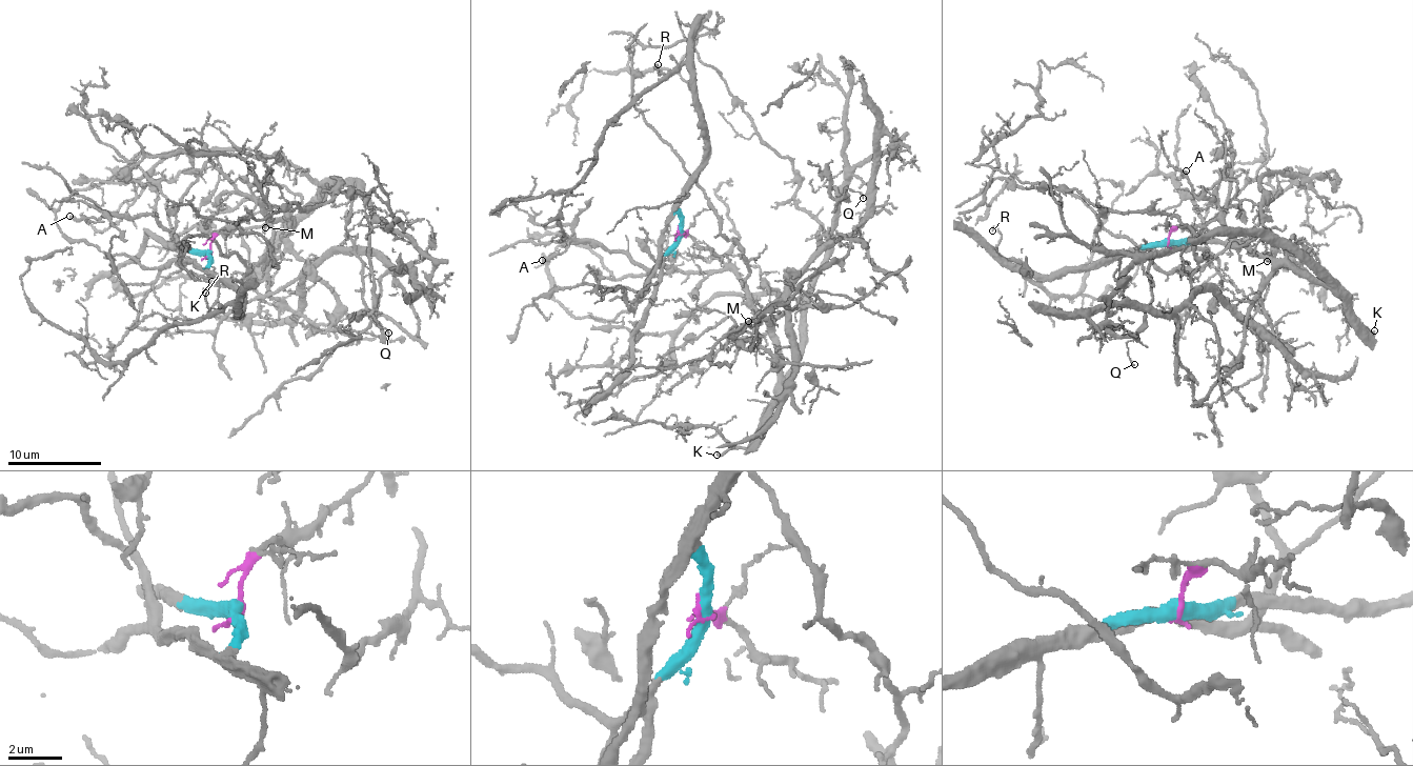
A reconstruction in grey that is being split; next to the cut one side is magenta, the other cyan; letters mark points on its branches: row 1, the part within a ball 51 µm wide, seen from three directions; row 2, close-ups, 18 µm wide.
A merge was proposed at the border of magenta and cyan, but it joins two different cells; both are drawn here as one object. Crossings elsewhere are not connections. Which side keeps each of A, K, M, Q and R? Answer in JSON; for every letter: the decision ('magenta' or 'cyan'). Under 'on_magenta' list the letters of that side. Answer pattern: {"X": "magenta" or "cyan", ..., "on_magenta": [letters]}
{"A": "cyan", "K": "magenta", "M": "magenta", "Q": "magenta", "R": "cyan", "on_magenta": ["K", "M", "Q"]}

